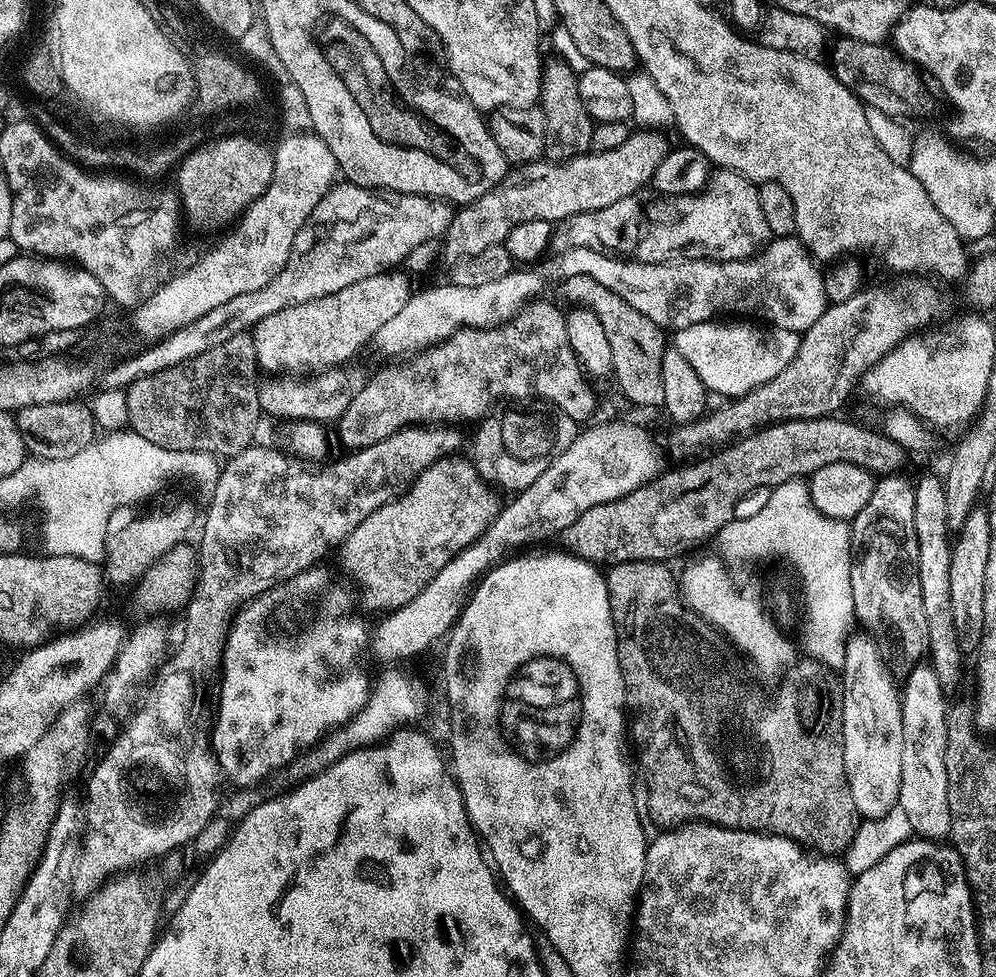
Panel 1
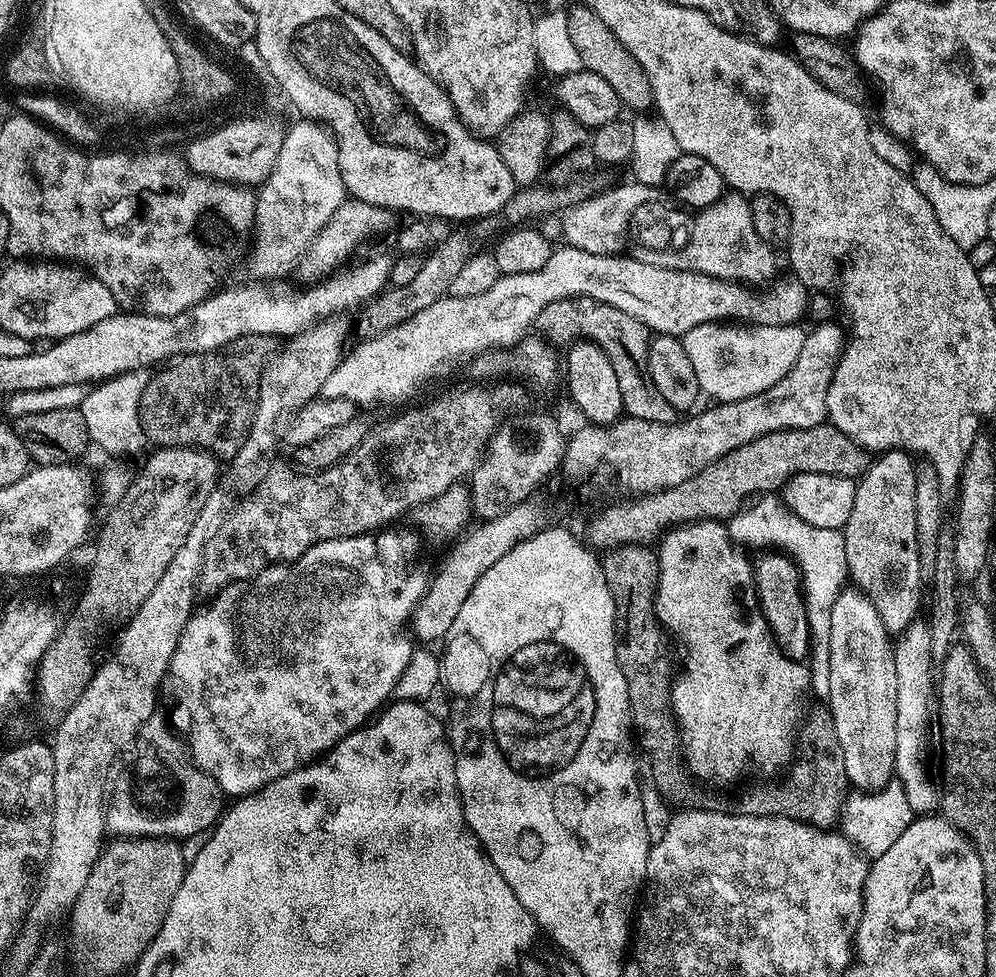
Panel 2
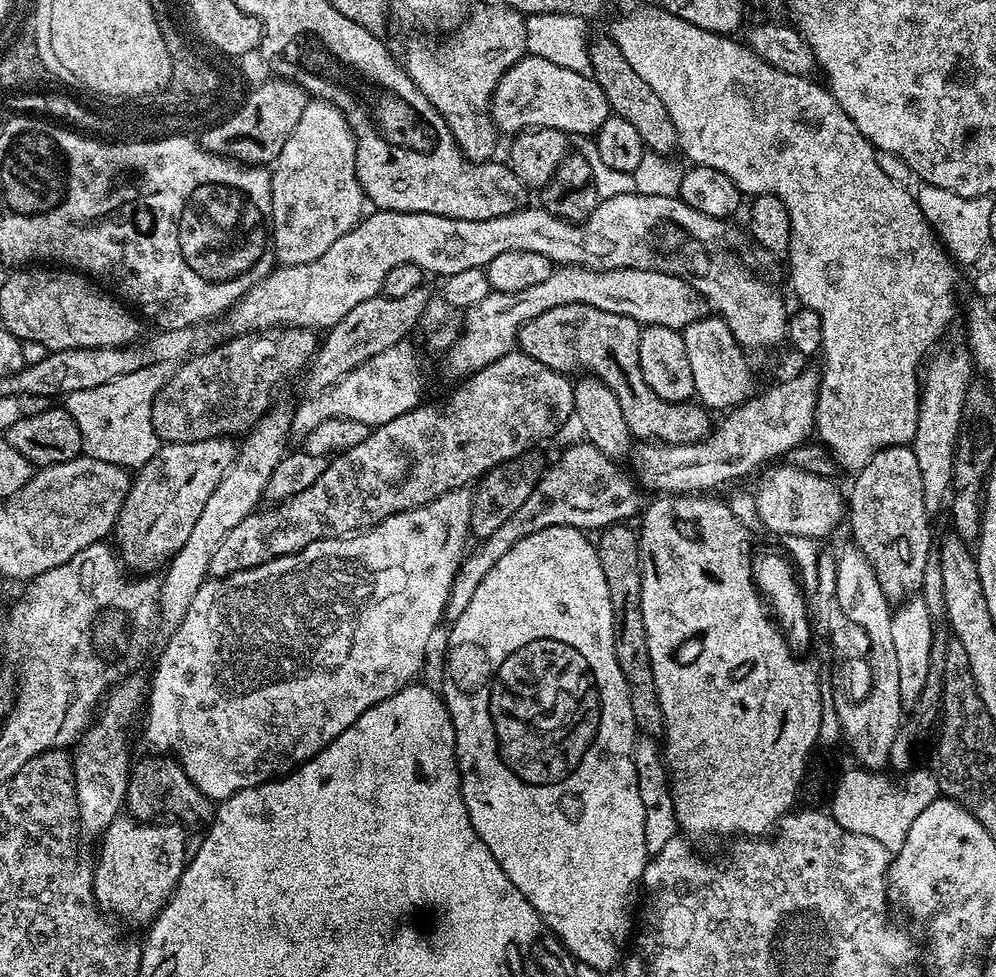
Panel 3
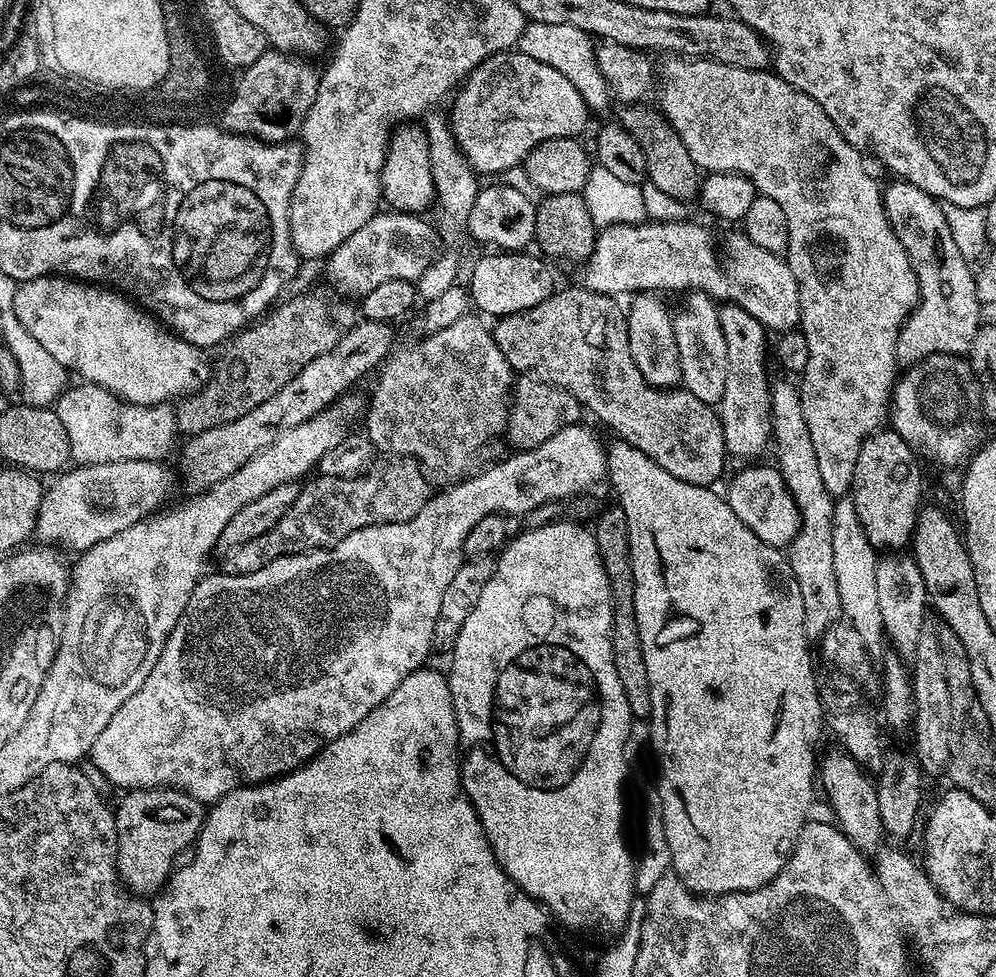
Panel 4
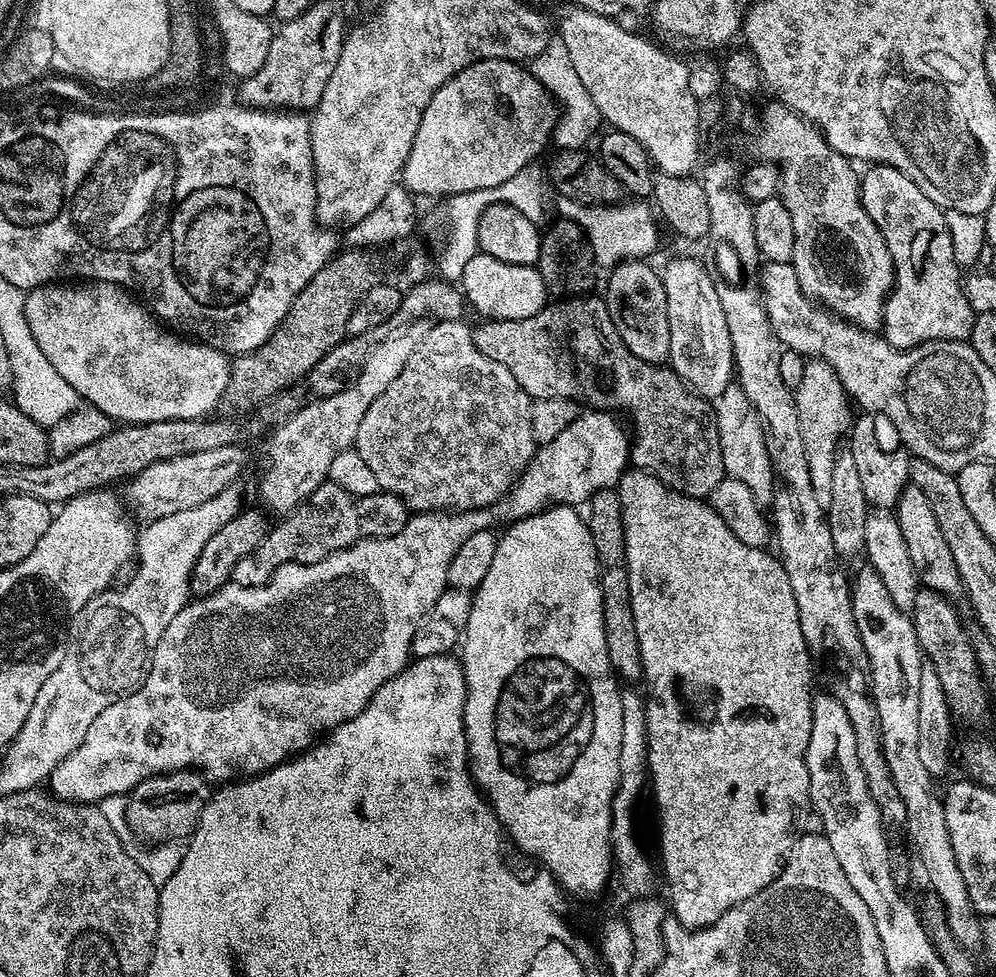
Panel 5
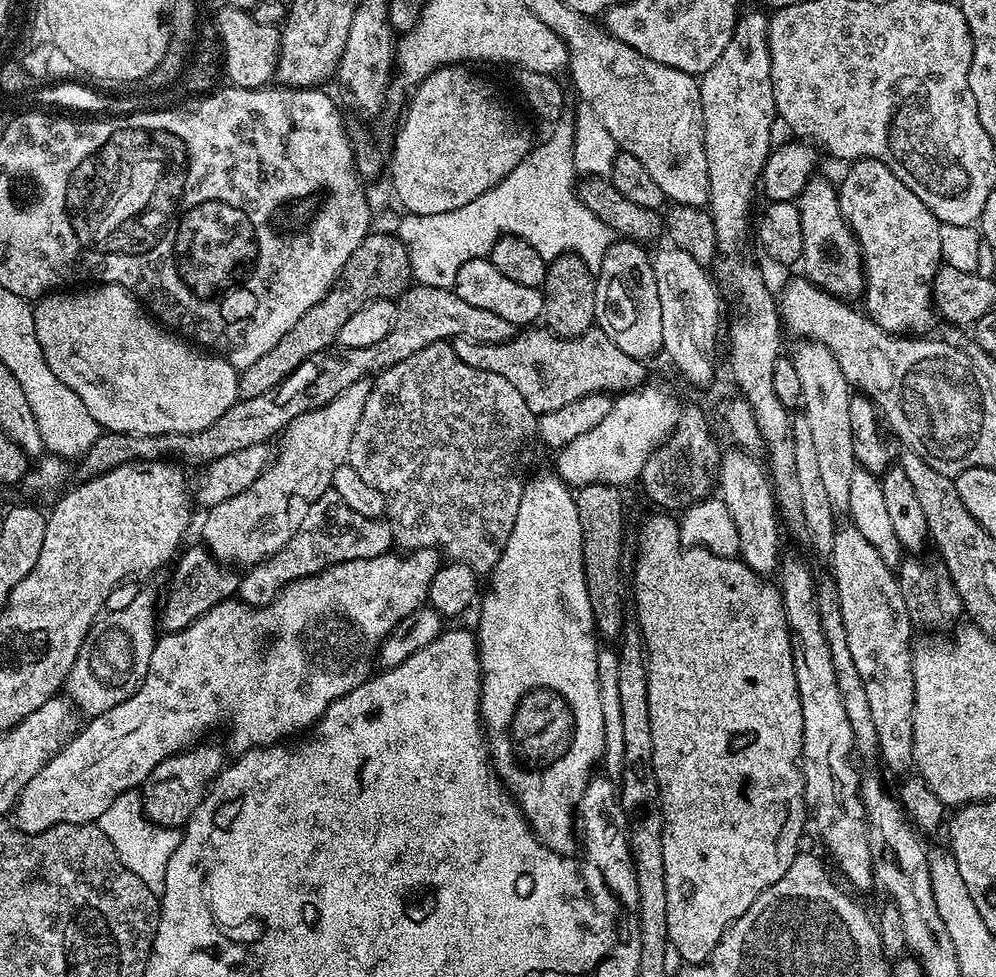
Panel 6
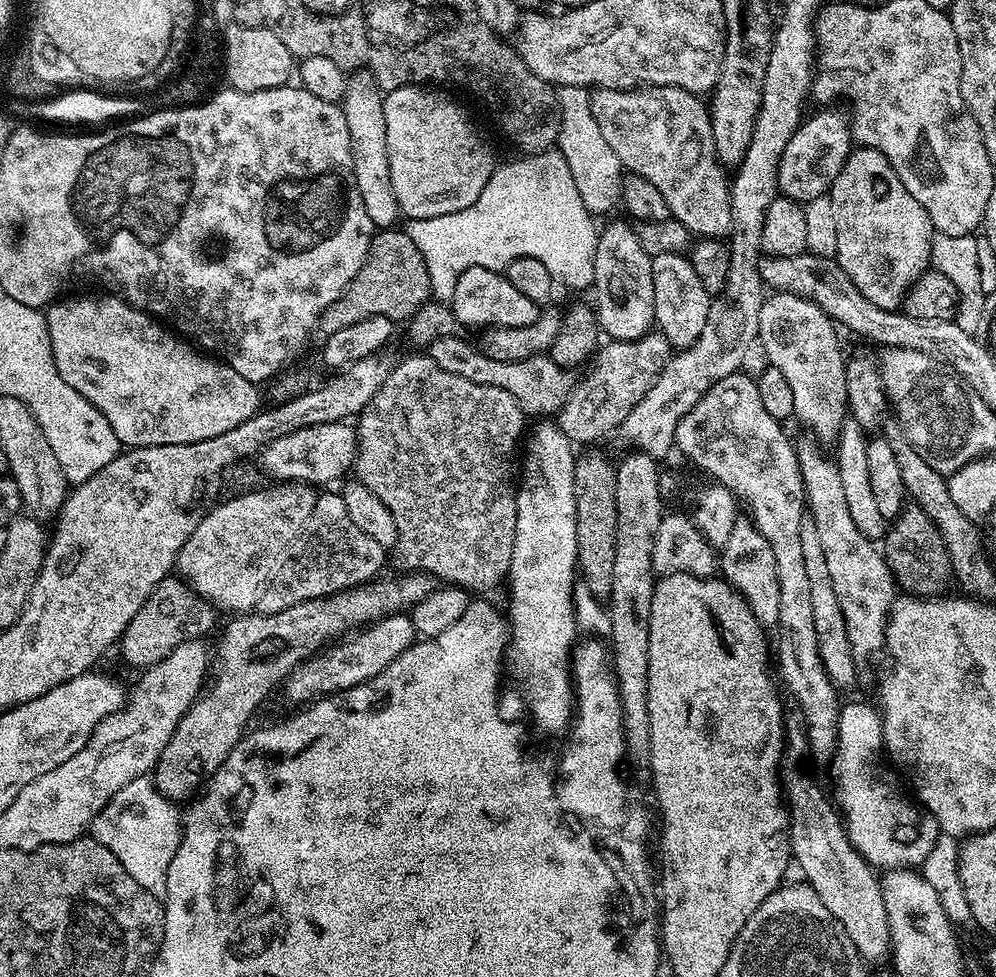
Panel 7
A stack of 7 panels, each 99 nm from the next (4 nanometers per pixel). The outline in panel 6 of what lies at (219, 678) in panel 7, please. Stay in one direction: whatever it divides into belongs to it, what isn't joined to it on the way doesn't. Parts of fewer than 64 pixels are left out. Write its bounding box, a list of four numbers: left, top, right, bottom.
[139,742,225,829]

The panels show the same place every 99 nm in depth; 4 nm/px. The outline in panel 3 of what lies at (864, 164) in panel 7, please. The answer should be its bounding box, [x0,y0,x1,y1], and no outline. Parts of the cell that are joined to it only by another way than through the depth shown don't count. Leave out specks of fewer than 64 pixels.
[910,343,974,510]

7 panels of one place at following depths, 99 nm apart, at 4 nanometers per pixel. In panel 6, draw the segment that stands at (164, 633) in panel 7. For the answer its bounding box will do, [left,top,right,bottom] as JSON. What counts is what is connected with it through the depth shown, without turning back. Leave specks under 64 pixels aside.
[158,547,240,633]

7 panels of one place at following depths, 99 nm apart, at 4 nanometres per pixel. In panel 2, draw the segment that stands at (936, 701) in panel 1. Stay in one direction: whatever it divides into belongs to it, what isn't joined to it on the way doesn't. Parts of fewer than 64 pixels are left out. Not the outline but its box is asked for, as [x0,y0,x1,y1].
[892,622,941,814]

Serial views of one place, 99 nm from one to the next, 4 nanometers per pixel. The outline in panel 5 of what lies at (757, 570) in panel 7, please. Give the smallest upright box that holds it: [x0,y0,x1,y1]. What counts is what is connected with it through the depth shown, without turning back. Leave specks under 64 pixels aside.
[714,382,772,506]

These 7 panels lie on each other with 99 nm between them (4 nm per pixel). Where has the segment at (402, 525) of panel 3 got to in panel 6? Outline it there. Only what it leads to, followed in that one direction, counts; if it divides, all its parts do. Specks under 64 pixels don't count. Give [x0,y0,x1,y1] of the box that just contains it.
[14,384,682,836]

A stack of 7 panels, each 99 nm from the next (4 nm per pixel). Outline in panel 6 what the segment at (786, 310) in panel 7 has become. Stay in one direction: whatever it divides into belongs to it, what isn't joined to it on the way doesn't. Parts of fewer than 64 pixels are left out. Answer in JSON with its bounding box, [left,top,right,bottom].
[790,342,858,510]

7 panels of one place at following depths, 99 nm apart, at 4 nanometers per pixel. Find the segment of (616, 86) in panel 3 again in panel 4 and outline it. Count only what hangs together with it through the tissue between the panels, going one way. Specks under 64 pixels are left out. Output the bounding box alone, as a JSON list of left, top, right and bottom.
[618,102,702,202]

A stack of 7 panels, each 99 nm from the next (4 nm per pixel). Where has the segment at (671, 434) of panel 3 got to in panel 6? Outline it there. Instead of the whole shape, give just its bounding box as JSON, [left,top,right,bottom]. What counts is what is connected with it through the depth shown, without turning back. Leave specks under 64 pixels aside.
[451,326,722,510]

